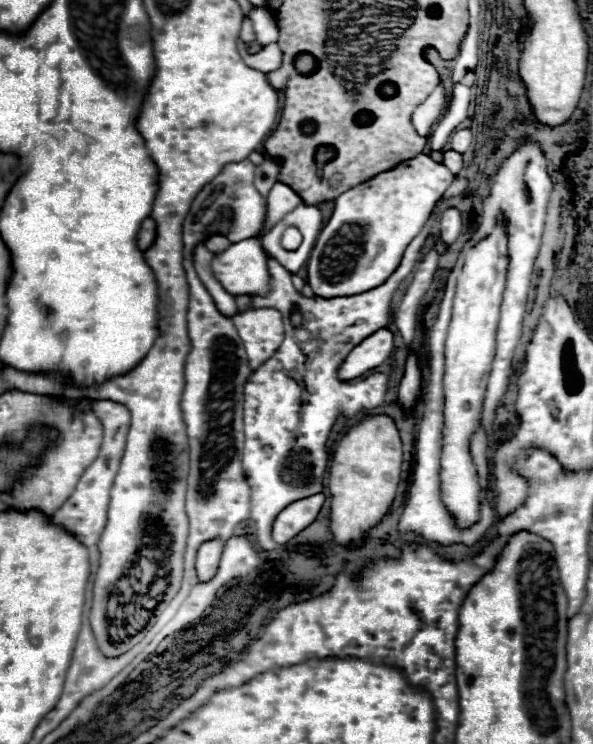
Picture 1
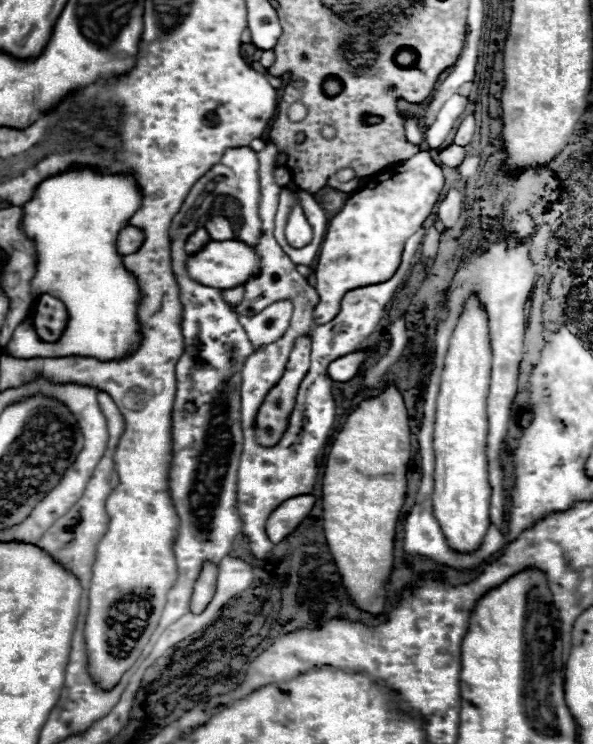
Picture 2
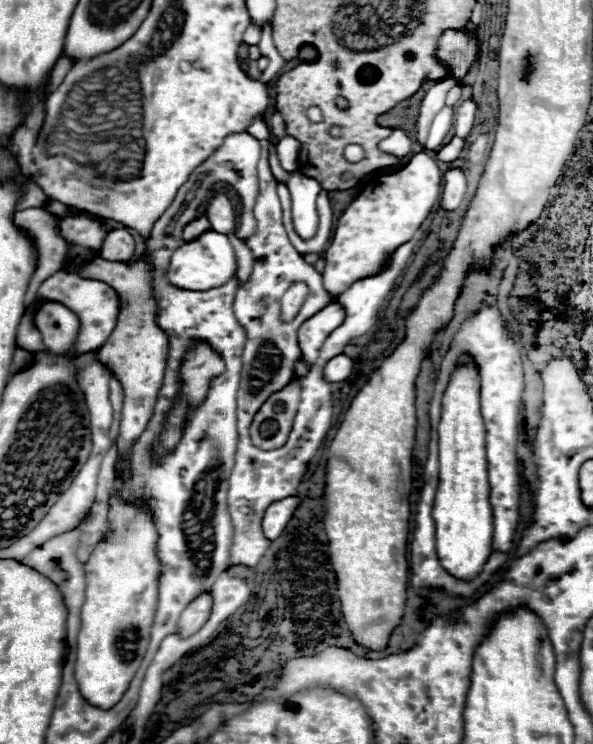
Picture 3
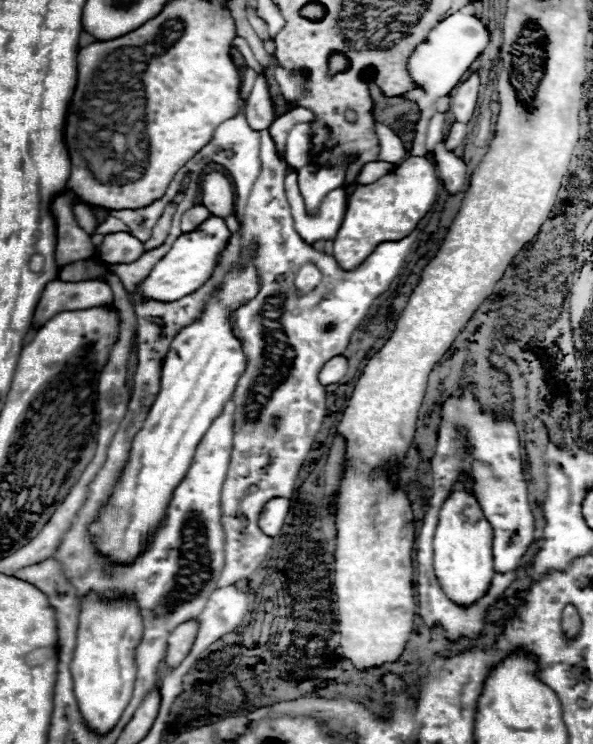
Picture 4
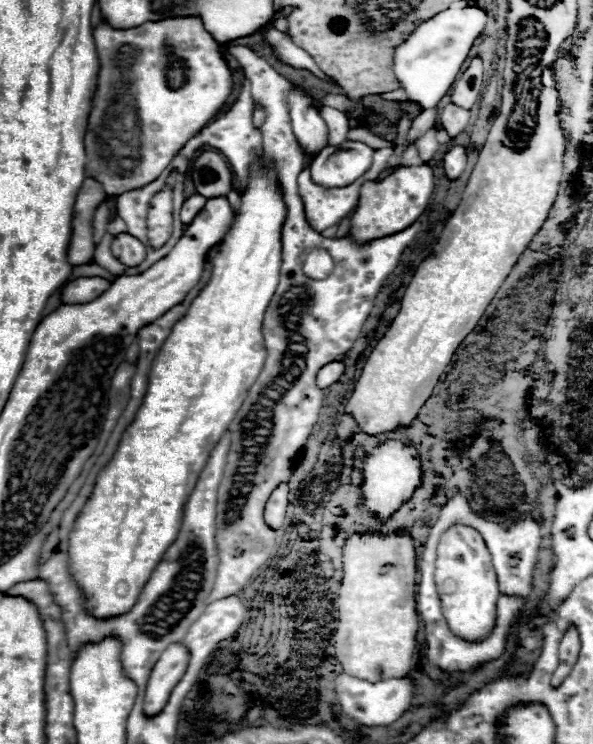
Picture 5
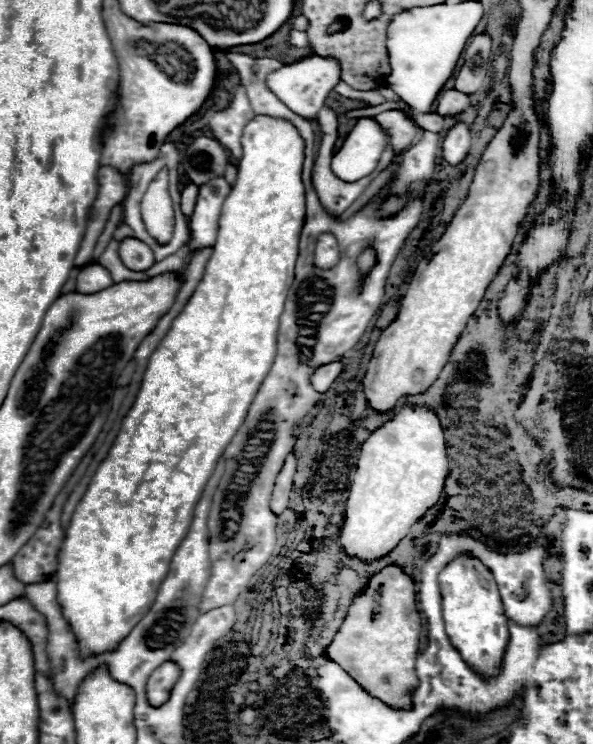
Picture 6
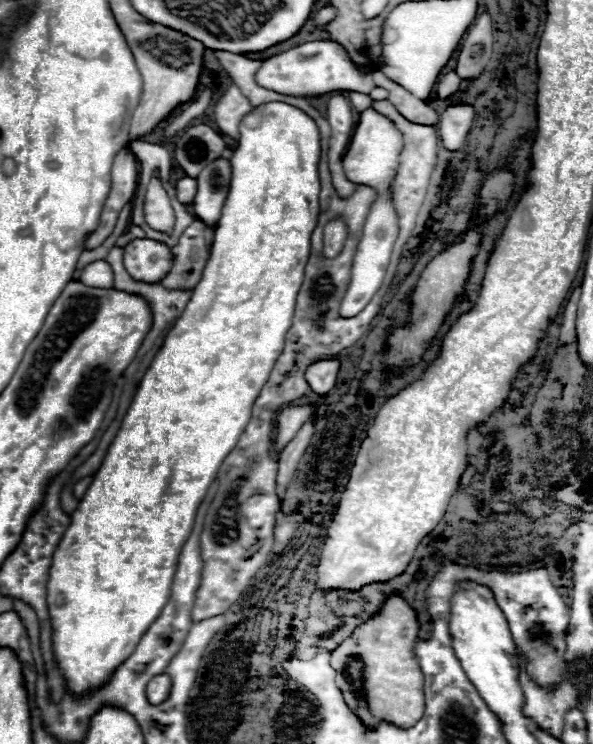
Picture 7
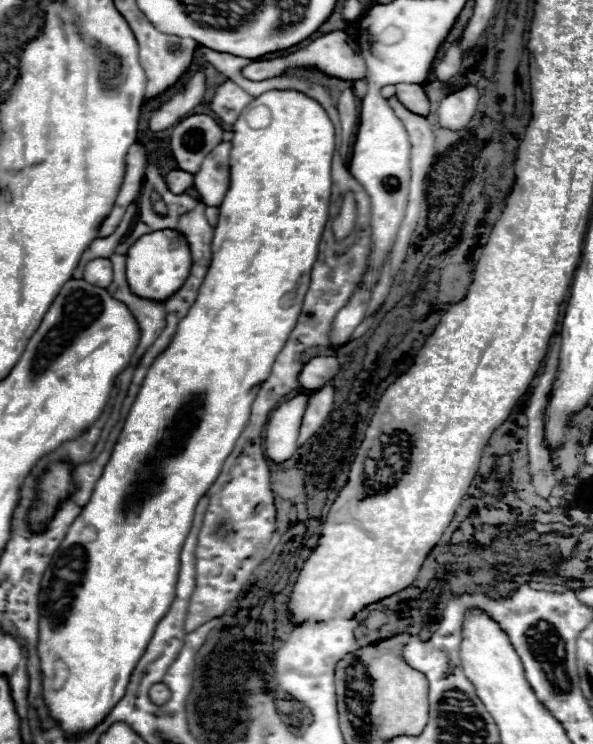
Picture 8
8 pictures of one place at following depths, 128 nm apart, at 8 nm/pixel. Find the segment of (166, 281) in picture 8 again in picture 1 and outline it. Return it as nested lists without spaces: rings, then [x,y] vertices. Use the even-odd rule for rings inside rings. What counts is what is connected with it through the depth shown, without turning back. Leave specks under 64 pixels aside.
[[[146,218],[146,220],[140,224],[140,232],[138,232],[138,238],[136,238],[138,248],[140,248],[140,250],[148,250],[150,244],[154,242],[154,238],[156,238],[156,224],[154,224],[150,218]]]

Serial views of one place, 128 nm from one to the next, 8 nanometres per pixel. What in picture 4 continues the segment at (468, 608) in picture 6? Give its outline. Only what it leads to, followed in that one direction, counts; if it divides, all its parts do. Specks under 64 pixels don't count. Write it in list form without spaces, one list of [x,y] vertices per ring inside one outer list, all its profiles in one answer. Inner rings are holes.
[[[456,484],[450,498],[440,510],[434,536],[434,568],[444,592],[454,604],[474,604],[488,592],[494,578],[492,564],[492,528],[486,522],[476,500],[466,492],[464,484]],[[490,566],[490,568],[486,568]]]

